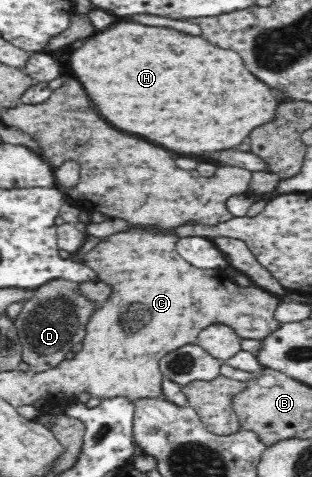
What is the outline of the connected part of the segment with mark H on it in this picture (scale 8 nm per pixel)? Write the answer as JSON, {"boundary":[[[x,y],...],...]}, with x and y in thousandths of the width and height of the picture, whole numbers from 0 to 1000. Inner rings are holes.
{"boundary":[[[420,46],[369,50],[285,80],[221,117],[221,147],[362,264],[580,323],[702,319],[772,302],[811,268],[869,256],[904,212],[862,178],[798,155],[760,109],[676,96],[644,75]]]}

